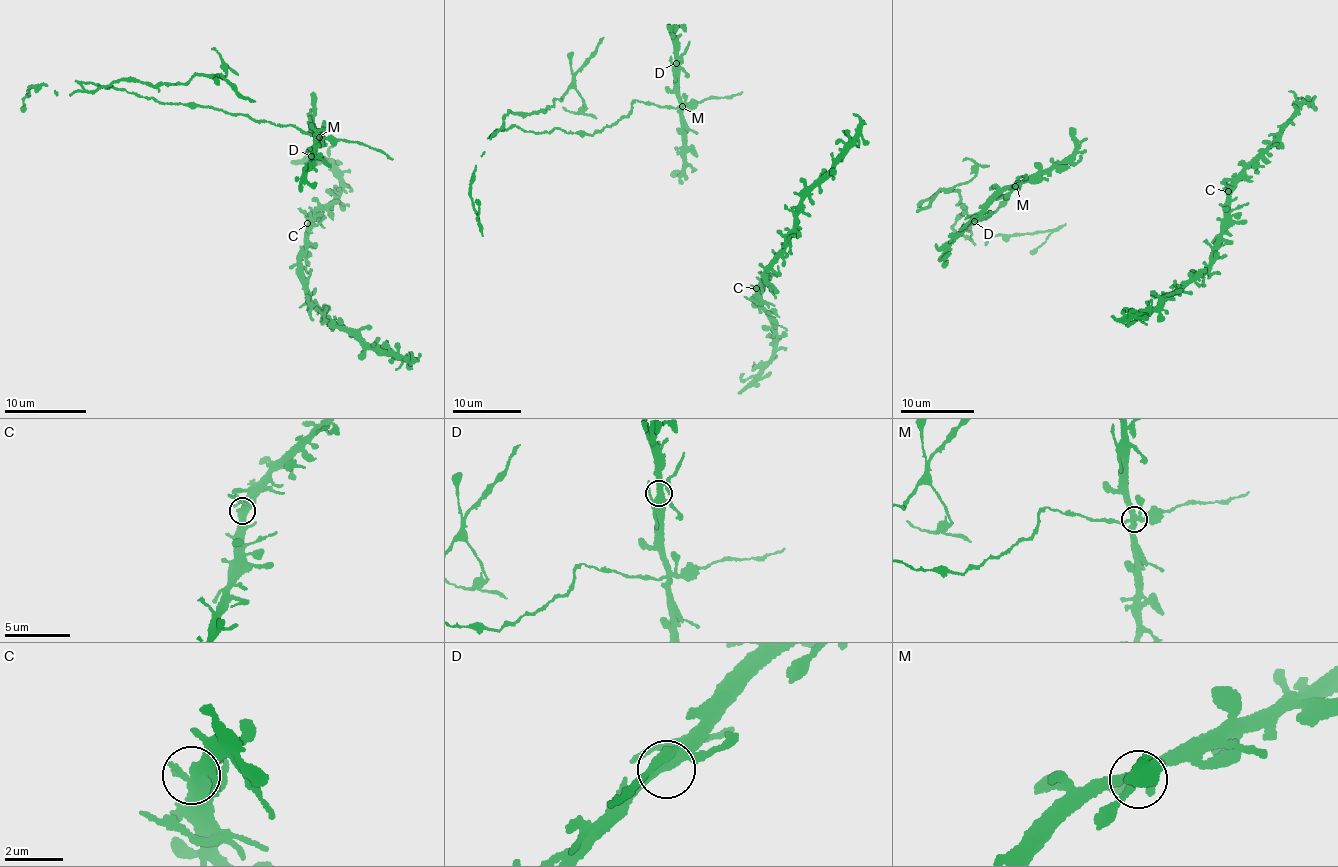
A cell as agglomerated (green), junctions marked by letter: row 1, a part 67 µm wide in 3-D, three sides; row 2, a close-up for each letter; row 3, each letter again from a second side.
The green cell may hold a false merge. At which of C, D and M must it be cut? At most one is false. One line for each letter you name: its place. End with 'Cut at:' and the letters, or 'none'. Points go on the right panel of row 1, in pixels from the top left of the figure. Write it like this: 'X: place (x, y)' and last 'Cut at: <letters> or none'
M: place (1015, 186)
Cut at: M

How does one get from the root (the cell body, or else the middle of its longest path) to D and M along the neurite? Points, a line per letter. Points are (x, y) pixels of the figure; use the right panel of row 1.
D: (1035, 172), (1014, 183), (974, 221)
M: (1035, 172), (1015, 185)

